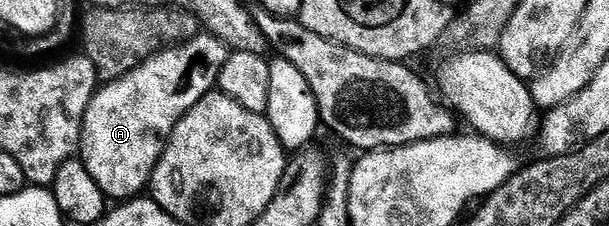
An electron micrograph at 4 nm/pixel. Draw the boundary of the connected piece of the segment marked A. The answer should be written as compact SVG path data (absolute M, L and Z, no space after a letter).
M201 34L188 43L181 44L179 48L157 52L122 79L97 87L86 110L78 156L83 160L90 178L98 182L109 201L129 201L133 197L139 197L149 187L152 174L160 165L164 149L176 129L176 124L203 96L207 96L217 87L220 71L228 61L229 55L228 45L219 37L215 34Z

